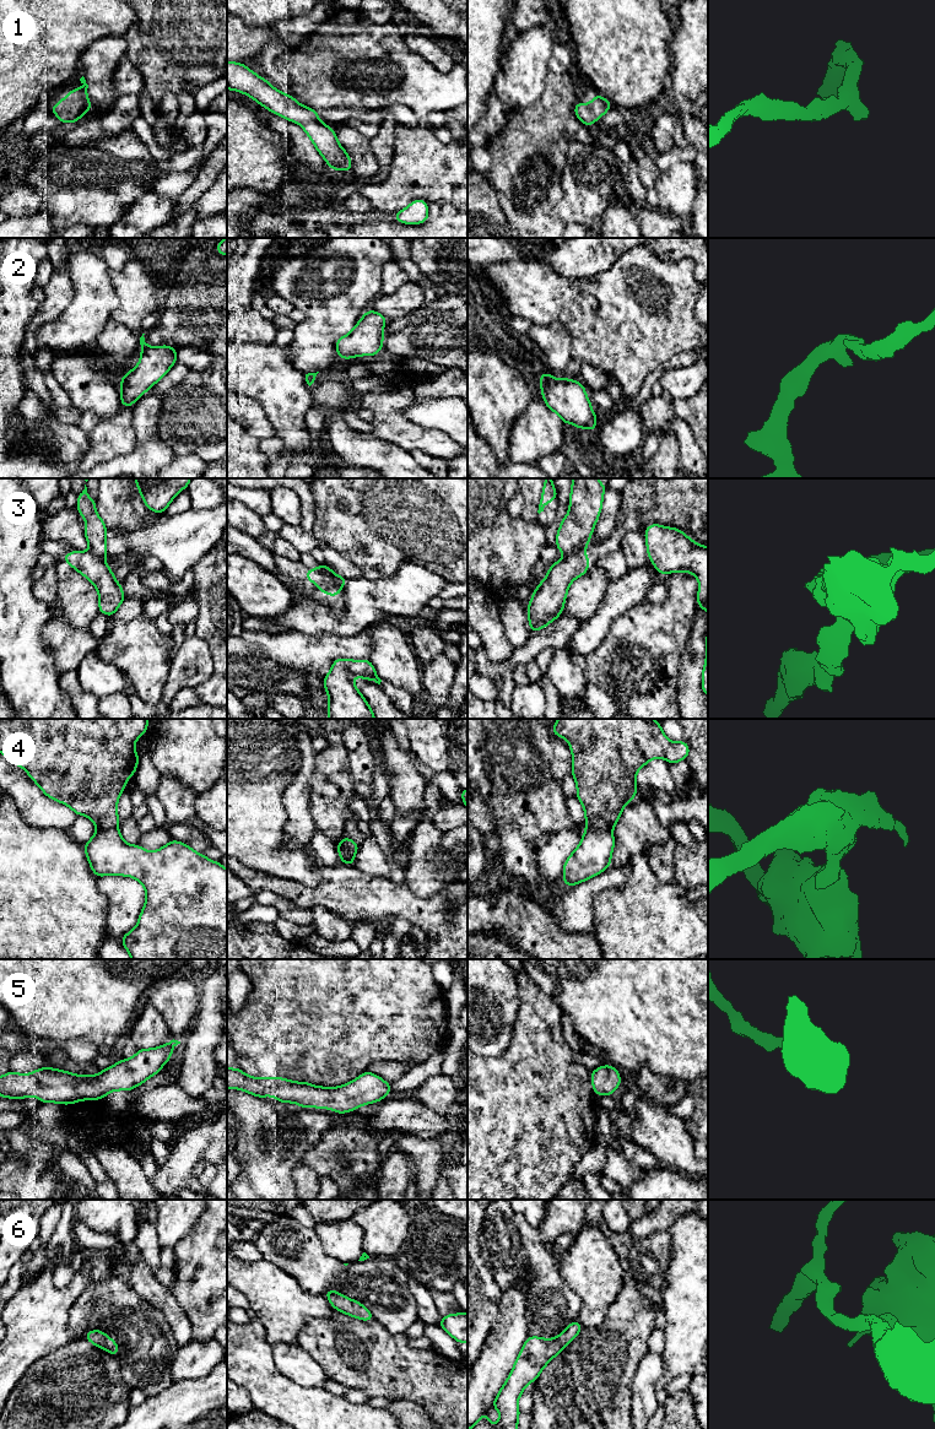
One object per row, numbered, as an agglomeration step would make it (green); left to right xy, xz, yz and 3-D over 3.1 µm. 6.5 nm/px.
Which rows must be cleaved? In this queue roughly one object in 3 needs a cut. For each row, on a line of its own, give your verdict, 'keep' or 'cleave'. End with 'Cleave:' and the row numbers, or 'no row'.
1: keep
2: keep
3: cleave
4: cleave
5: keep
6: keep
Cleave: 3, 4

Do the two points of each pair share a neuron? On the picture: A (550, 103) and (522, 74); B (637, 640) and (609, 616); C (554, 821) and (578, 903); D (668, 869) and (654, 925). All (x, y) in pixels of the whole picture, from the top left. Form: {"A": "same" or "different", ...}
{"A": "different", "B": "different", "C": "different", "D": "different"}

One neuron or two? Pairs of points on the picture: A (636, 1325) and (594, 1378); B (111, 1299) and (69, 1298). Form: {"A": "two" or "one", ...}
{"A": "one", "B": "two"}

